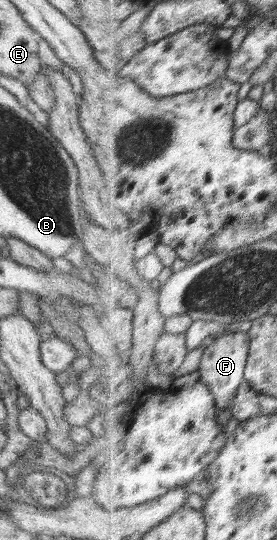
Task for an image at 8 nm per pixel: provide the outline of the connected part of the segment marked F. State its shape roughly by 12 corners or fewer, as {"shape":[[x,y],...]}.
{"shape":[[246,332],[226,333],[205,350],[200,380],[230,408],[246,380]]}

